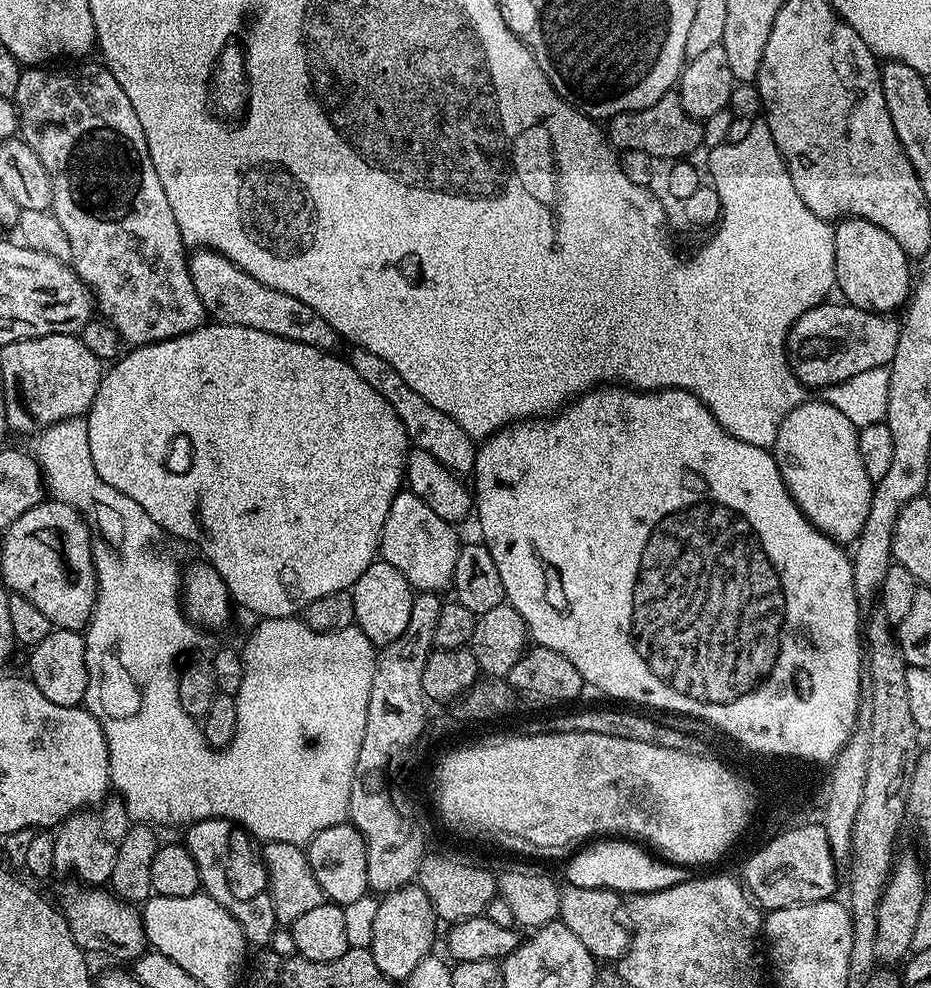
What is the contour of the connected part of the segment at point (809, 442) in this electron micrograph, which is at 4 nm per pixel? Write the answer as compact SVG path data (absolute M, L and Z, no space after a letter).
M817 398L790 409L785 416L783 413L776 426L776 442L770 449L782 474L782 482L786 482L788 493L804 517L841 546L851 545L860 537L862 526L866 526L866 518L870 514L874 487L874 482L866 478L866 469L862 467L862 457L858 454L857 431L850 418L842 414L842 410L830 406L823 398Z

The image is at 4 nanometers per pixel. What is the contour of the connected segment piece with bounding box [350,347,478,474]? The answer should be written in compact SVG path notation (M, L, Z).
M353 347L351 351L352 369L358 374L358 378L362 378L362 382L370 382L370 386L374 386L374 390L378 390L378 394L382 394L382 398L386 398L390 406L394 406L412 448L421 448L434 454L434 458L438 458L442 466L457 474L471 473L475 469L477 441L468 436L466 430L462 430L462 426L454 422L454 418L446 418L446 414L434 410L434 406L430 406L430 402L426 402L422 394L414 394L414 390L410 390L406 382L402 382L402 374L398 374L398 370L390 366L390 362L378 358L378 354L370 354L370 350L358 347Z

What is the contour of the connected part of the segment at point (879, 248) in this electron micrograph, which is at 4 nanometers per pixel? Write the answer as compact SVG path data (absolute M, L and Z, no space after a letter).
M849 216L835 225L834 274L836 287L842 290L845 301L867 312L892 314L905 307L914 287L914 276L908 273L910 258L874 222L866 222L857 216Z

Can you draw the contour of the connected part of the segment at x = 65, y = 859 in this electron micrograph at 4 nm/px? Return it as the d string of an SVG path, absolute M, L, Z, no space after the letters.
M120 798L105 799L91 810L81 810L73 816L67 816L54 832L55 867L73 872L77 876L73 877L85 885L107 885L112 878L112 867L116 861L118 846L122 846L122 838L126 838L129 827L130 819Z

